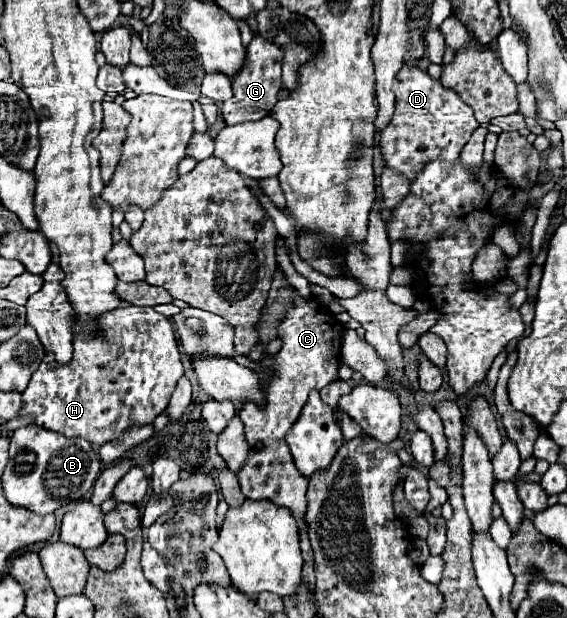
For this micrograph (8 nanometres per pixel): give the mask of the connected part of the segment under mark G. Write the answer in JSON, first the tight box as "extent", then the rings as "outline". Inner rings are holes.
{"extent":[222,35,282,125],"outline":[[[256,35],[252,39],[252,43],[248,45],[246,63],[242,65],[242,71],[238,71],[238,75],[234,77],[234,85],[232,85],[234,95],[222,103],[222,117],[224,117],[226,125],[258,121],[258,119],[264,119],[266,115],[270,115],[270,109],[278,101],[278,91],[282,89],[280,63],[282,63],[280,47],[276,47],[274,43],[264,41],[260,35]]]}

